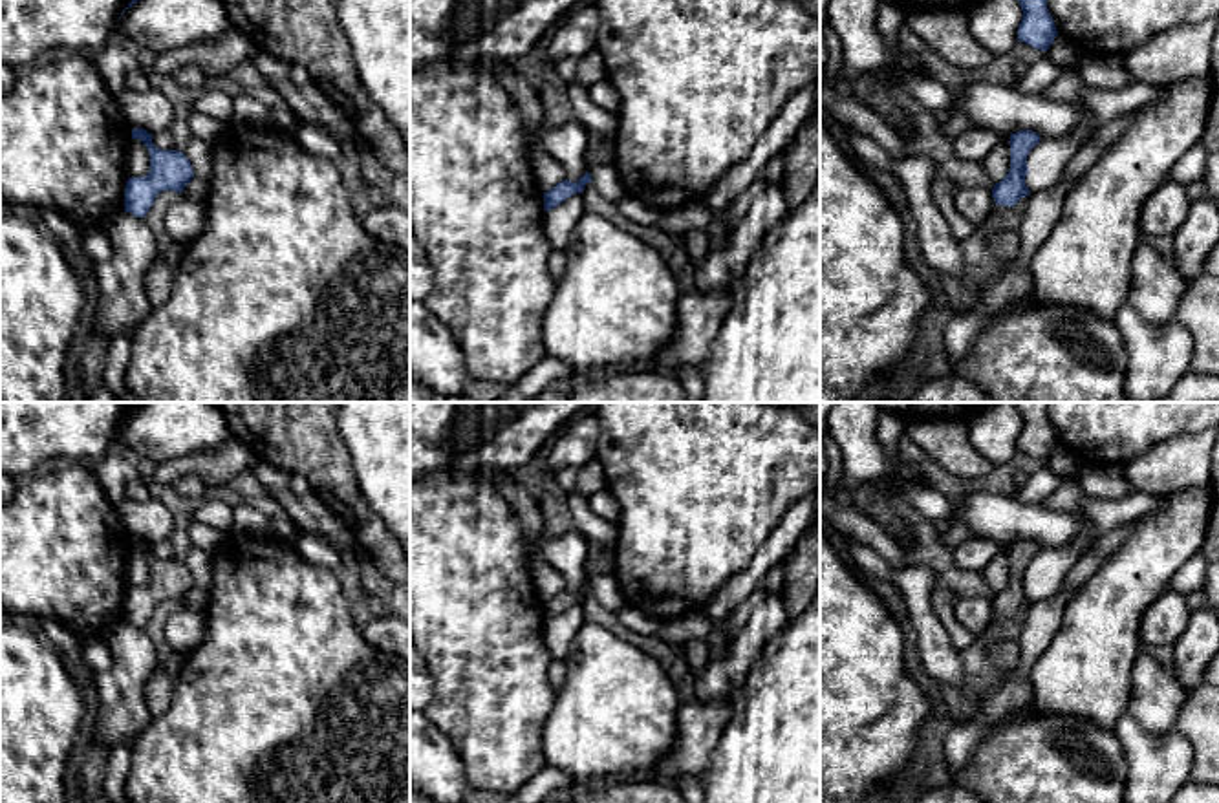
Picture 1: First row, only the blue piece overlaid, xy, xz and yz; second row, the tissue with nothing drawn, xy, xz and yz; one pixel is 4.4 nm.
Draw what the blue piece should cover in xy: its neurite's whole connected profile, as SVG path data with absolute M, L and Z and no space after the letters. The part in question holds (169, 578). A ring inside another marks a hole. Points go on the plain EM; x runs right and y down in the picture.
M143 538L132 540L132 549L139 549L148 558L150 580L143 587L128 587L124 598L124 620L135 627L145 627L159 602L183 602L194 587L192 574L183 562L161 560L152 552L152 543Z

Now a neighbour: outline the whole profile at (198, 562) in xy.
M192 549L183 563L192 574L194 587L209 593L212 584L212 554Z

